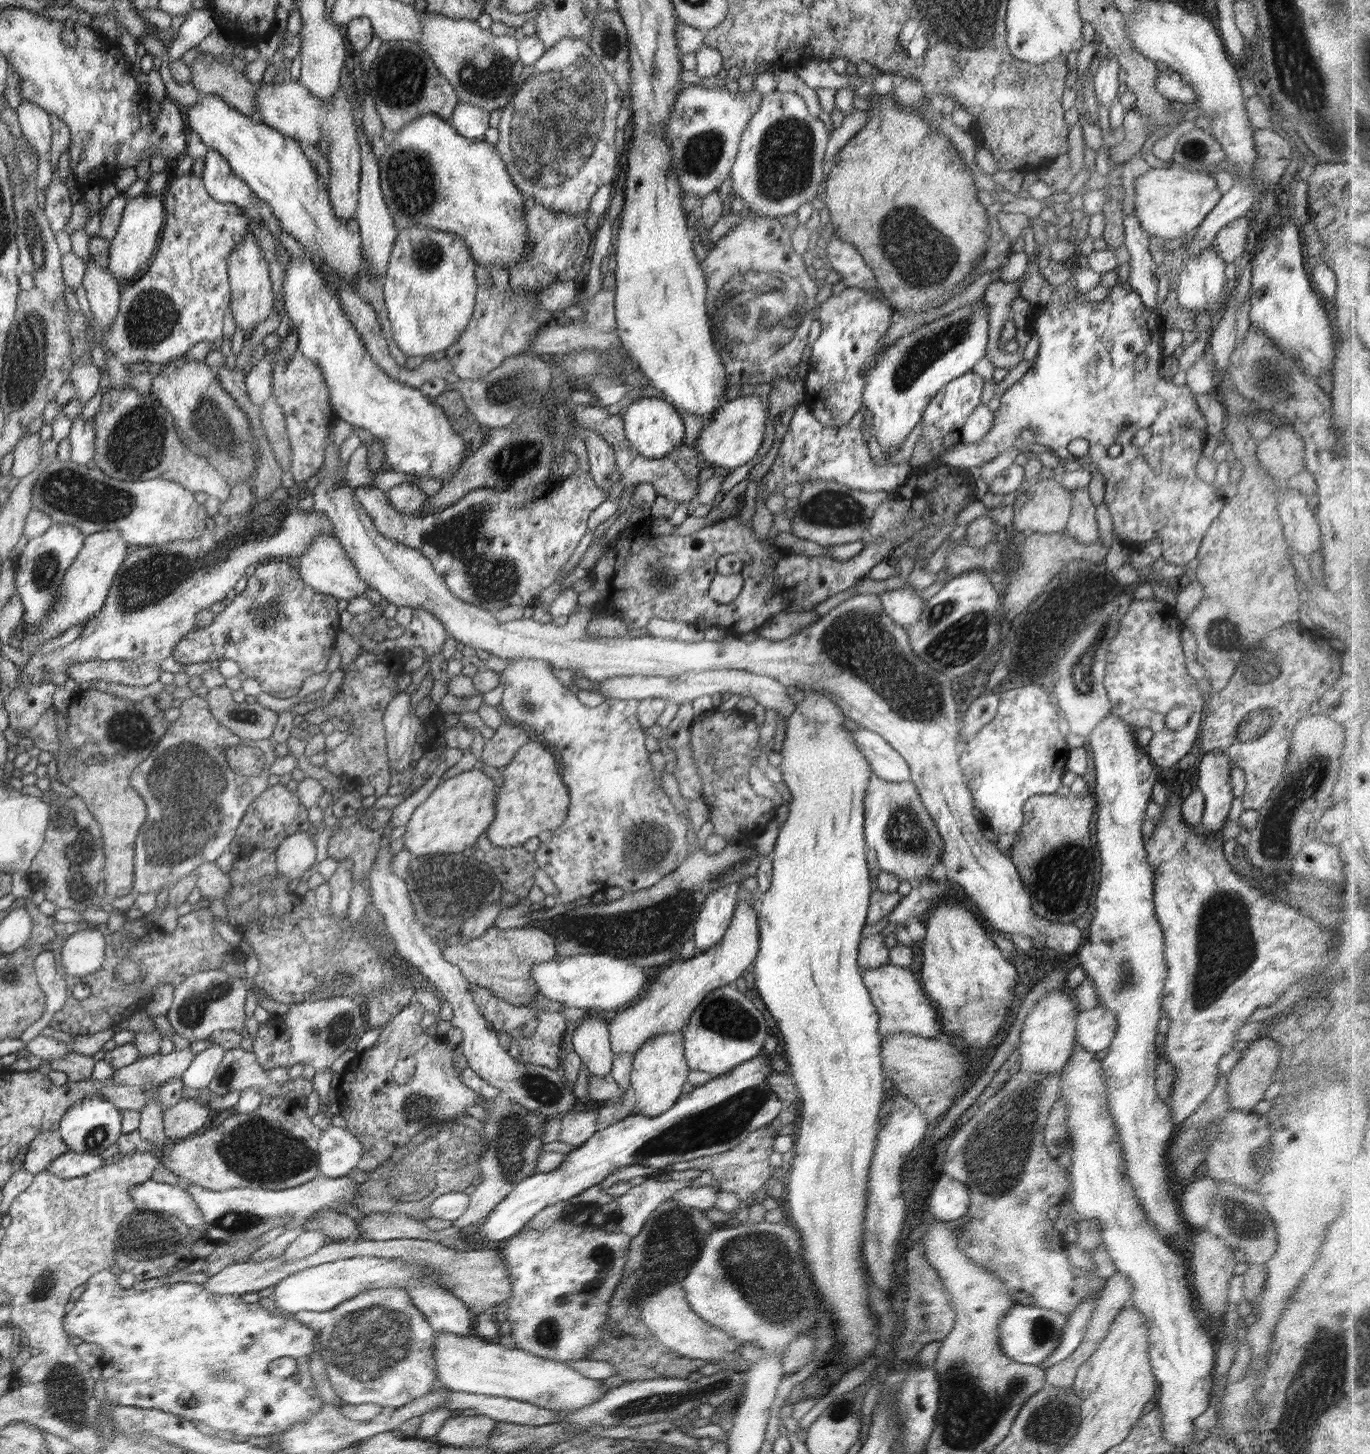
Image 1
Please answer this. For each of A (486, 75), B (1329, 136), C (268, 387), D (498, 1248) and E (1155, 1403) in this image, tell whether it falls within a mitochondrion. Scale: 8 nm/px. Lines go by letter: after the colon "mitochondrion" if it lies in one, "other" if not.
A: mitochondrion
B: mitochondrion
C: other
D: other
E: other

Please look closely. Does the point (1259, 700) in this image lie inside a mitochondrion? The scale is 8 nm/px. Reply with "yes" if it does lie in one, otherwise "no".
yes

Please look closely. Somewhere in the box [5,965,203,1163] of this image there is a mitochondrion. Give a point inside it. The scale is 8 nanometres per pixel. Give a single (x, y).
(97, 1135)

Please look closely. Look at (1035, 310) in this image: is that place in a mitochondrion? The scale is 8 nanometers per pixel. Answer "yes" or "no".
no

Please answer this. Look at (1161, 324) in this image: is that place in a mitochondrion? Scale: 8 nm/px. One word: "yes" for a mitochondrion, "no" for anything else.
no

